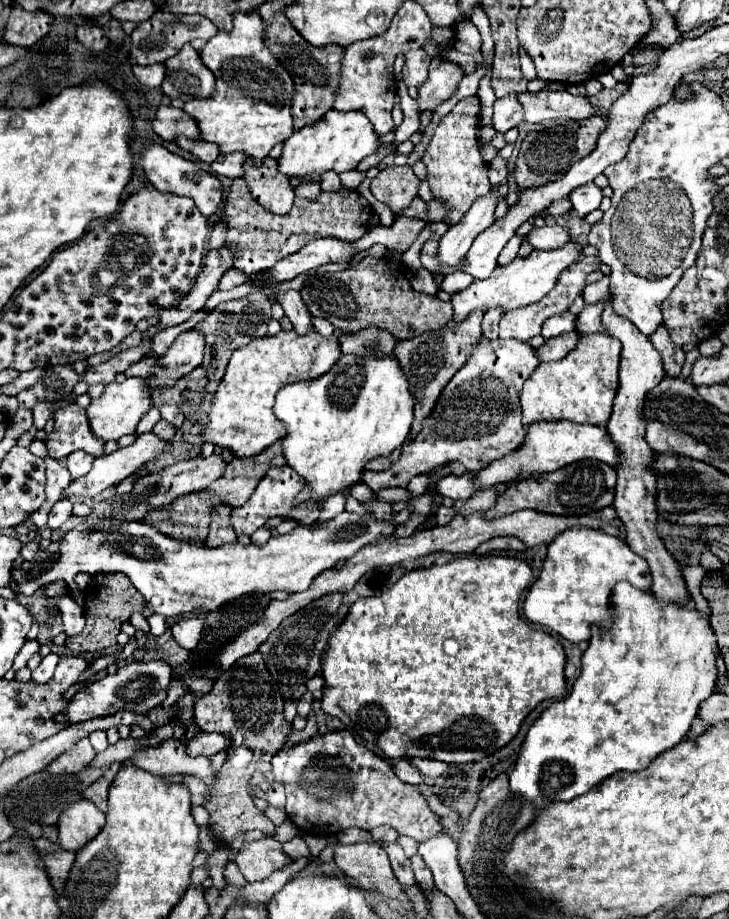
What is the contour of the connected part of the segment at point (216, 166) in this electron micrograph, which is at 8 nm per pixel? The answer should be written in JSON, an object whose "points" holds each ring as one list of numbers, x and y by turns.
{"points":[[222,153,210,167,214,175,226,175,226,177,242,177,244,175,244,153]]}

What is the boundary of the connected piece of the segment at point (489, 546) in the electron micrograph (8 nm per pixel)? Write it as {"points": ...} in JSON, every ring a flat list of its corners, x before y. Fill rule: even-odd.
{"points":[[494,537,490,541,484,541,482,545,476,547,476,555,484,555,484,553,490,553,490,551,502,551,502,549,514,549,514,551,524,551,526,545,516,539,516,537]]}

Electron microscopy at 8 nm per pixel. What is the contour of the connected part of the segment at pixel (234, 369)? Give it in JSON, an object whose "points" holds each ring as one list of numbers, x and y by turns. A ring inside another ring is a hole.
{"points":[[294,329,280,331,274,337,258,337,236,349,212,399,212,409,208,413,210,421,204,427,204,441,232,449,236,457,258,455,286,433,286,429,282,429,282,421,278,421,272,413,276,391,286,383,302,381,302,377,324,375,338,357,338,337,324,337,314,329,306,335,298,335],[224,401,230,401,230,411,224,411]]}

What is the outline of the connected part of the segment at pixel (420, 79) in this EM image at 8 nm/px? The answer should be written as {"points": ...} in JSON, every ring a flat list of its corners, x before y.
{"points":[[424,49,406,53,406,63,402,67,402,81,406,83,406,87,420,87,426,81,430,61,432,57,428,57]]}

